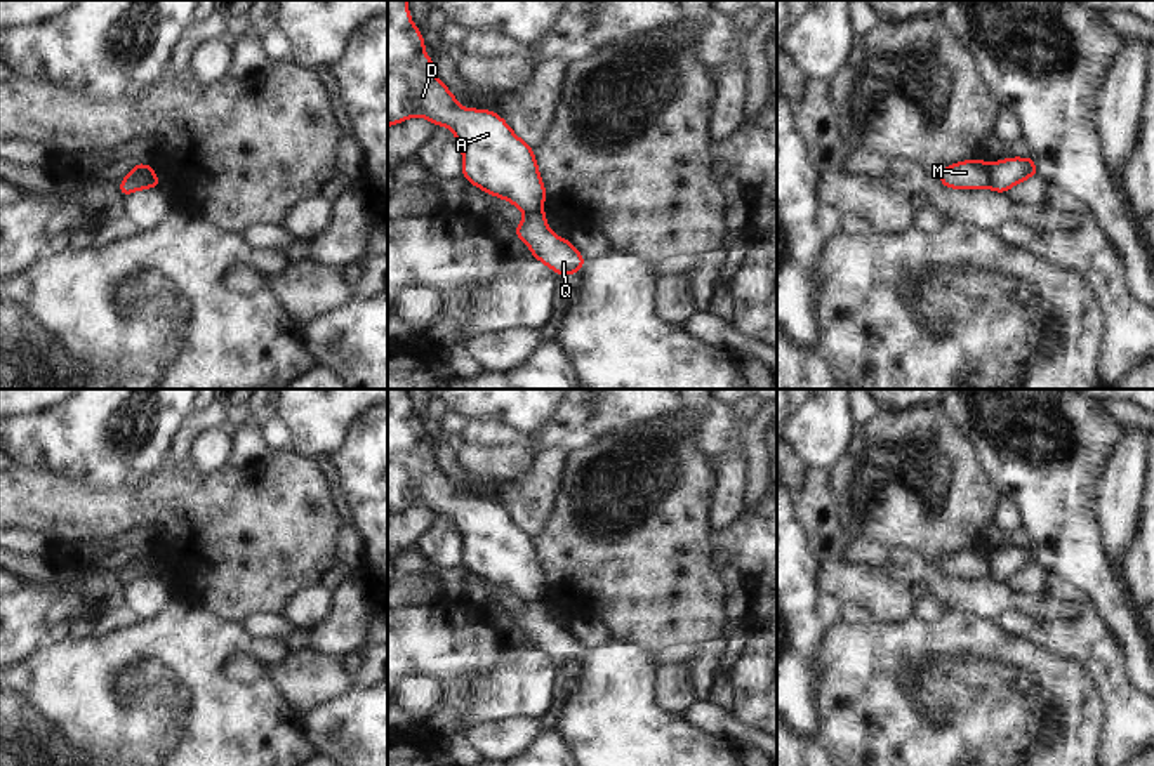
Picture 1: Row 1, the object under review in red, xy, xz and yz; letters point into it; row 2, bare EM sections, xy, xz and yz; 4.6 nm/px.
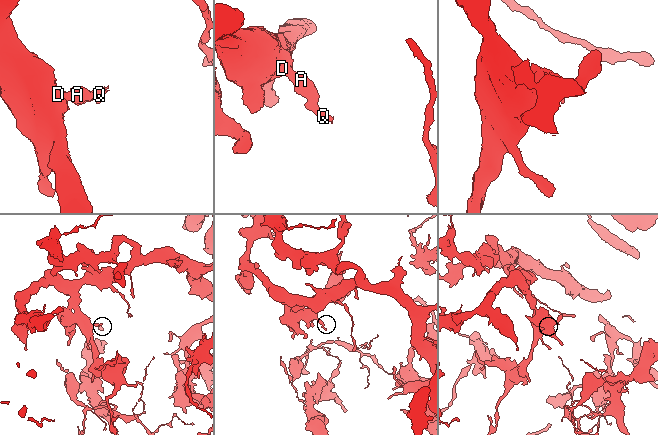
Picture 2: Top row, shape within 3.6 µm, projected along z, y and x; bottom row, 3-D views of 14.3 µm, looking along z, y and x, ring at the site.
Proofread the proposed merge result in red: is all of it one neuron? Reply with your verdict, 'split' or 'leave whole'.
split

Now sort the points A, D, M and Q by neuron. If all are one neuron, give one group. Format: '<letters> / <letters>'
A D M / Q

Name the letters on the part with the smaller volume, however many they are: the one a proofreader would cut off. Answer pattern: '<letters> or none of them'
Q

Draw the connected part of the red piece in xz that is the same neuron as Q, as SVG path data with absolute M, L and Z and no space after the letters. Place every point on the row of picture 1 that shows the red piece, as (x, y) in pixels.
M542 210L525 214L521 224L513 233L528 245L535 259L561 276L579 273L586 262L572 241L547 229L546 214Z

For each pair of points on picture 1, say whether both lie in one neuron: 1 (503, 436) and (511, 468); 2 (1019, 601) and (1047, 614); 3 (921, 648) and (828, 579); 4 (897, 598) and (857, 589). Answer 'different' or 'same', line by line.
1: different
2: same
3: different
4: same

